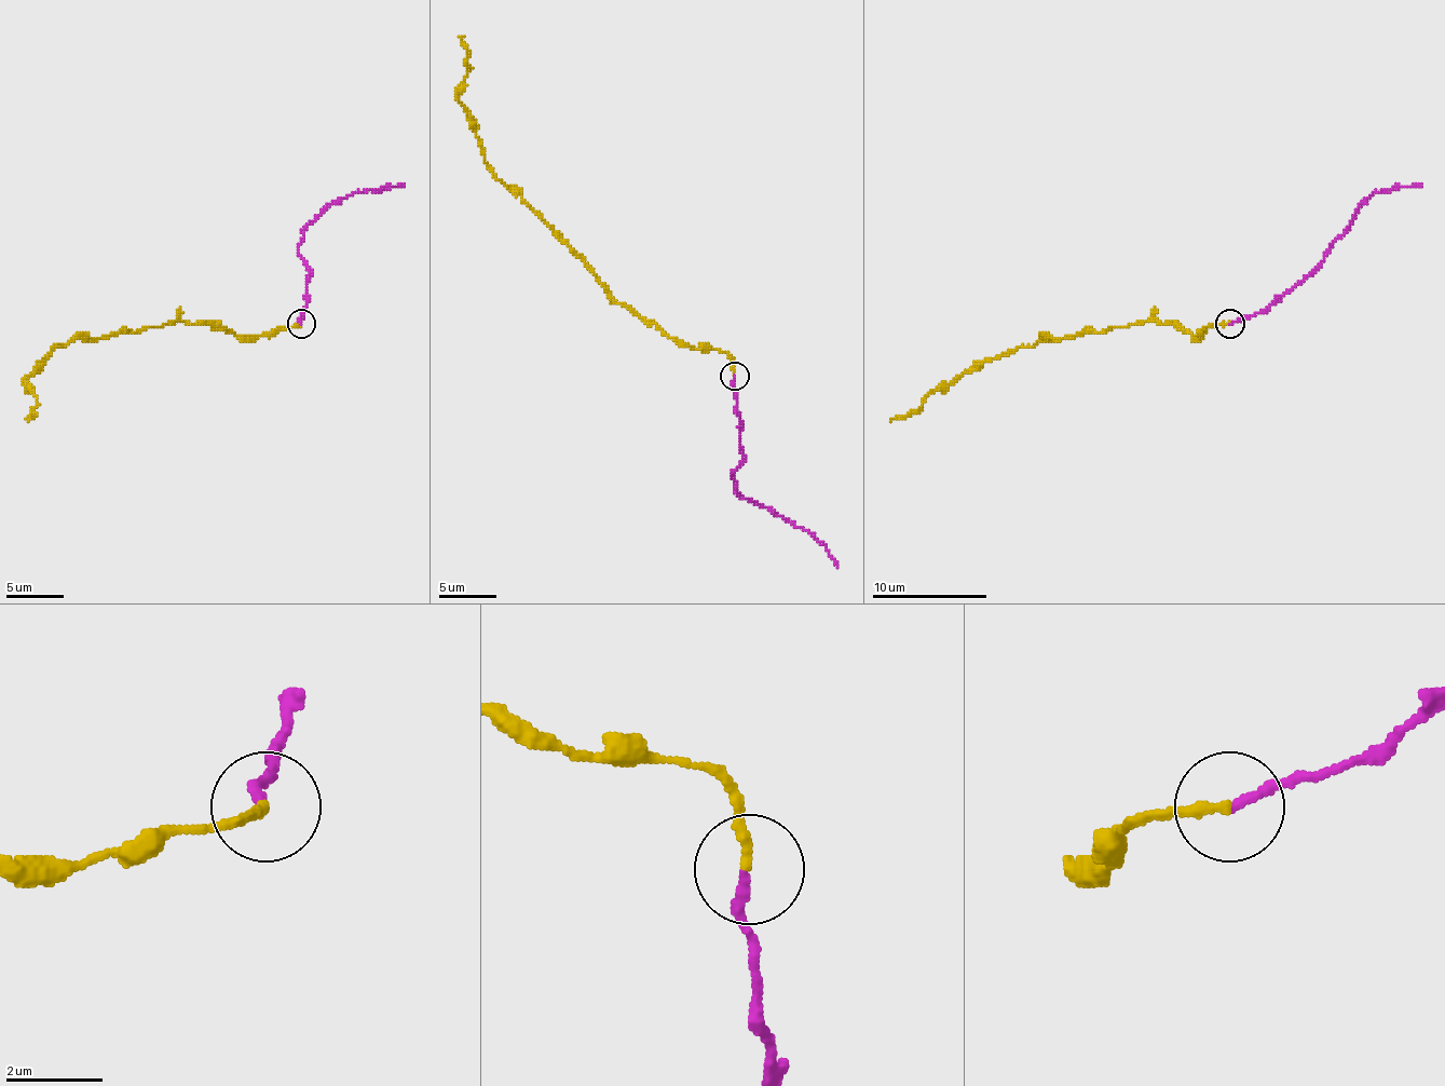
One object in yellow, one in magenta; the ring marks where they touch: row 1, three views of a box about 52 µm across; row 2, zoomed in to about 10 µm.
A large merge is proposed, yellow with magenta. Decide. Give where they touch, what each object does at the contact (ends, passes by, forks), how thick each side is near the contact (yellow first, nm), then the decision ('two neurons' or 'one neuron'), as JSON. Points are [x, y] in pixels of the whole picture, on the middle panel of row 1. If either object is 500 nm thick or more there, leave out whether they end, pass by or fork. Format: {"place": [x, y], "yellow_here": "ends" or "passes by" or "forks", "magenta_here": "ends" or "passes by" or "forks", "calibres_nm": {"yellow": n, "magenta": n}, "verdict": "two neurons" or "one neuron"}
{"place": [735, 376], "yellow_here": "ends", "magenta_here": "ends", "calibres_nm": {"yellow": 200, "magenta": 200}, "verdict": "one neuron"}

